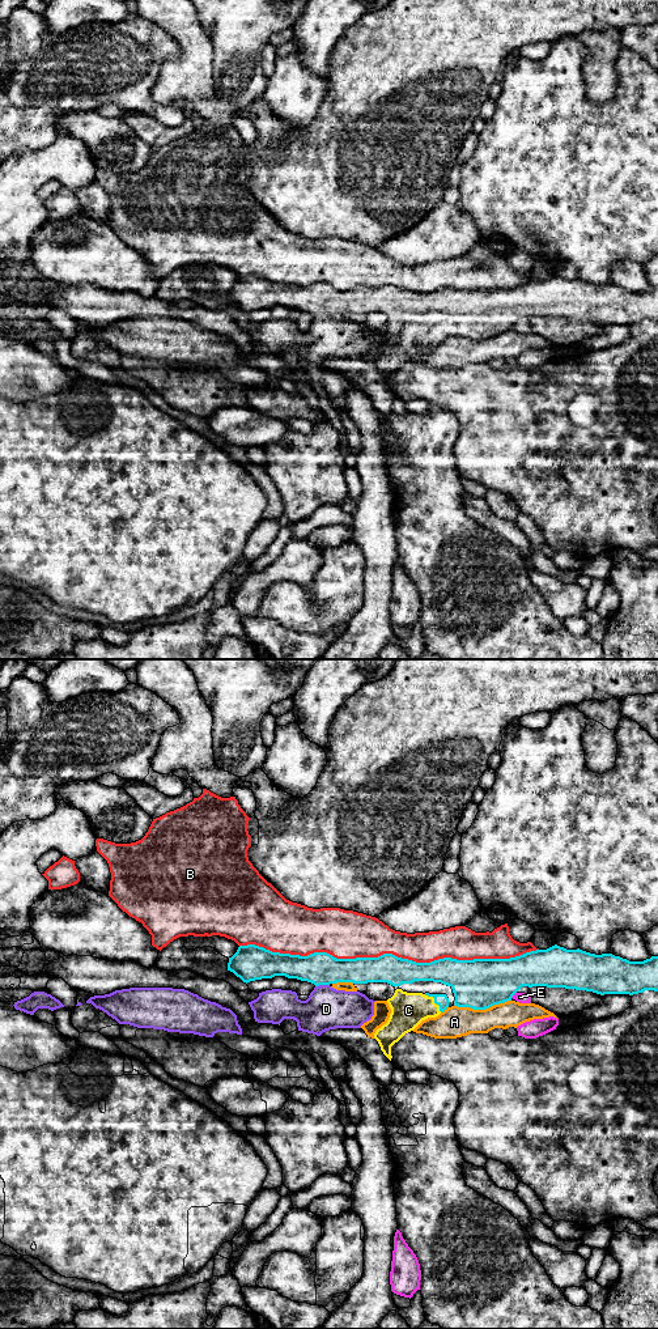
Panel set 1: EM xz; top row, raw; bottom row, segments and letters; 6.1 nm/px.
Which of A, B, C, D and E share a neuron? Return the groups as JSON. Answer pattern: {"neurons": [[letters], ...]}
{"neurons": [["A"], ["B"], ["C"], ["D"], ["E"]]}

